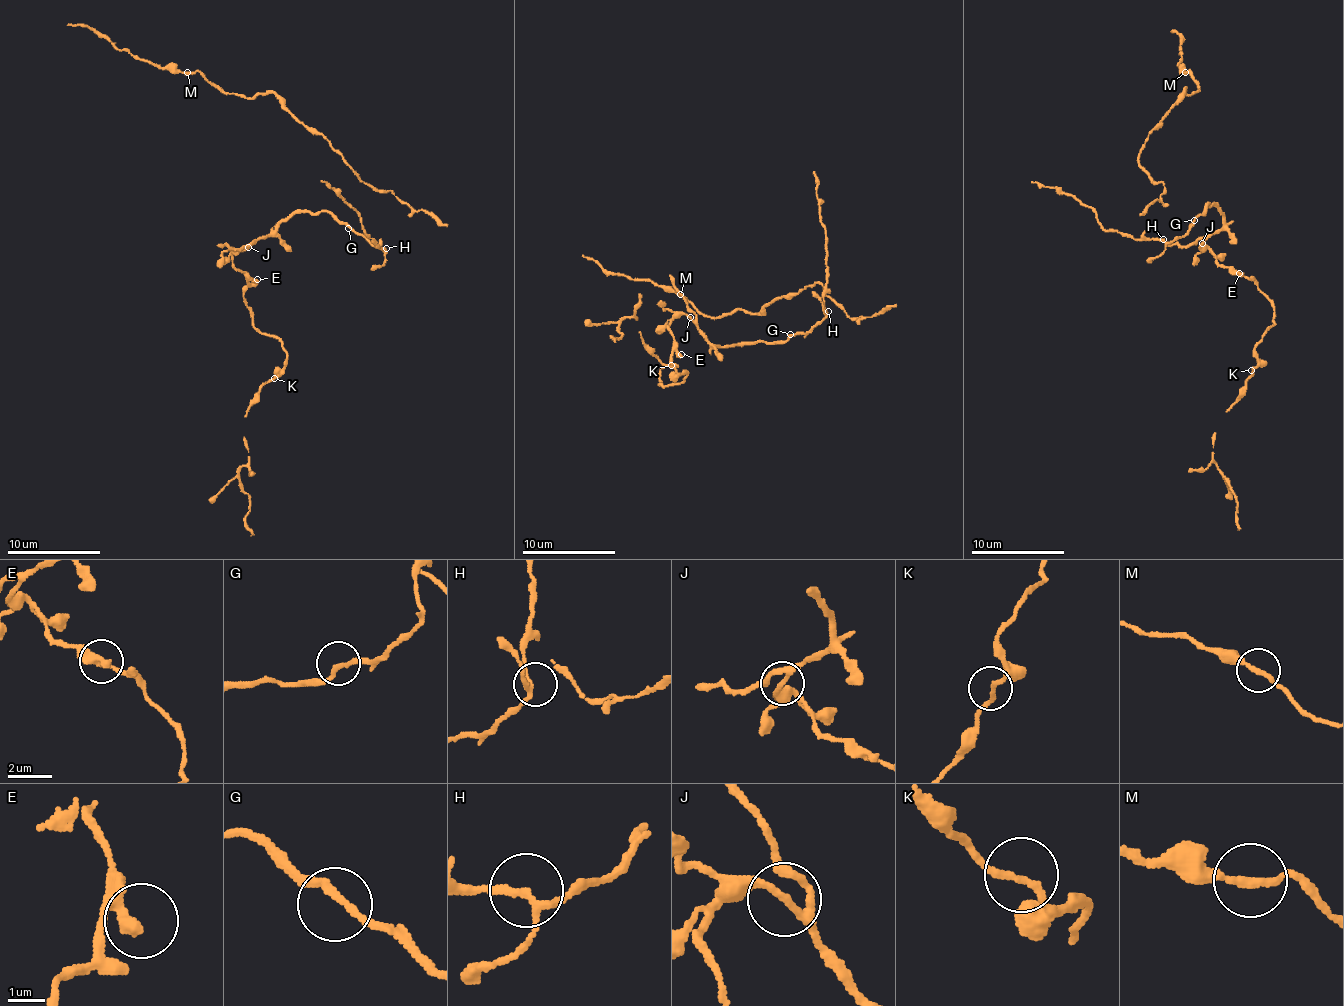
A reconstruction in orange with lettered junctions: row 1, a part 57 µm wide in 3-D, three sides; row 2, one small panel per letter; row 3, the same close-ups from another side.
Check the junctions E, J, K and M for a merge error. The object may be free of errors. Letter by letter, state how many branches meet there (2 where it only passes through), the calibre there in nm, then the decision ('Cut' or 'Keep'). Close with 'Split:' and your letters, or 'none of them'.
E: Branches: 2. Thickness 240 nm. Keep
J: Branches: 3. Thickness 190 nm. Keep
K: Branches: 2. Thickness 180 nm. Keep
M: Branches: 2. Thickness 200 nm. Keep
Split: none of them

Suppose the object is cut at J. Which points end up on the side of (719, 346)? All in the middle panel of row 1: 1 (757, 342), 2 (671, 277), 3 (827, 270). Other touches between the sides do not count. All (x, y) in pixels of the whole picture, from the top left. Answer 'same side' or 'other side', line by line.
1: same side
2: same side
3: same side

